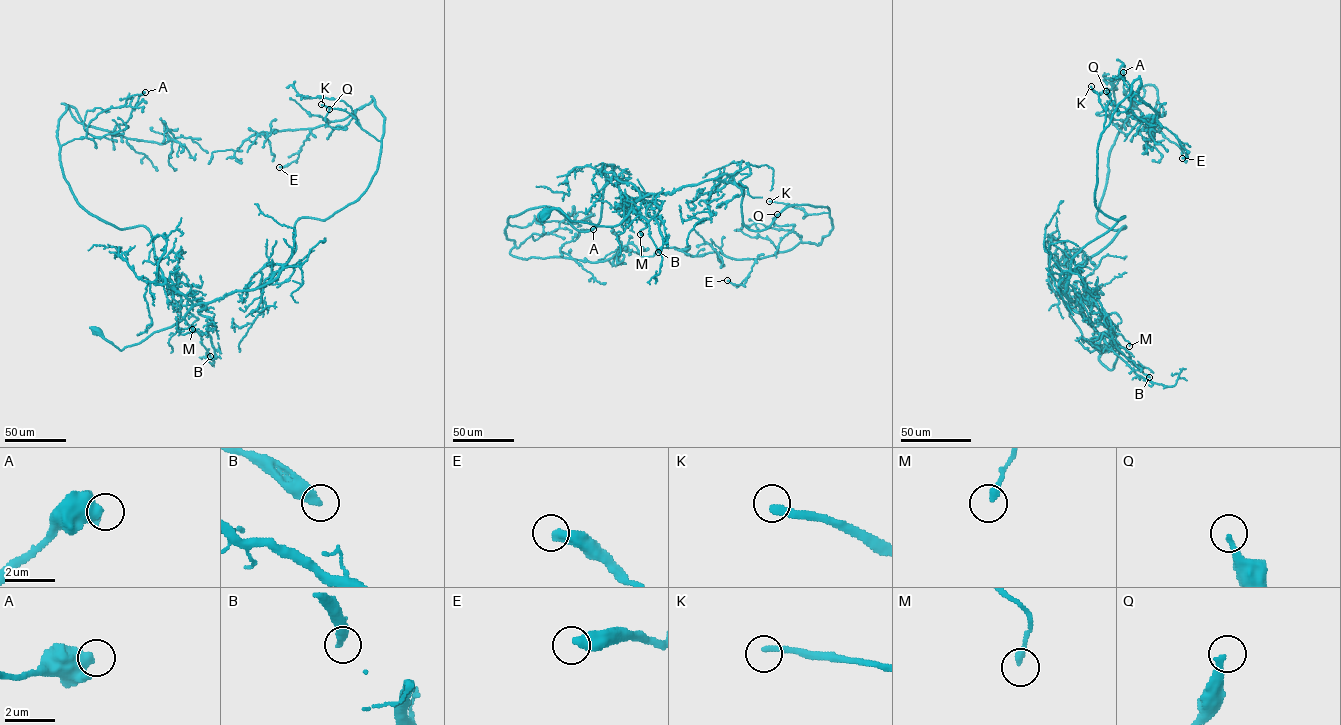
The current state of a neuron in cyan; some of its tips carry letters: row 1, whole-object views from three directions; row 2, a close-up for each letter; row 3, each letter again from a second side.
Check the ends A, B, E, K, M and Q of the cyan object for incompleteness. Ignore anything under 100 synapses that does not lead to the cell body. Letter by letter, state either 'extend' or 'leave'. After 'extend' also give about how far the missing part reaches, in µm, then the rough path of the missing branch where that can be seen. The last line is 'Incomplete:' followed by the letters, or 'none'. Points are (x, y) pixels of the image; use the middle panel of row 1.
A: leave
B: leave
E: leave
K: extend; missing 40 µm; course (769, 201), (755, 206), (758, 215), (762, 216), (765, 210)
M: leave
Q: leave
Incomplete: K

